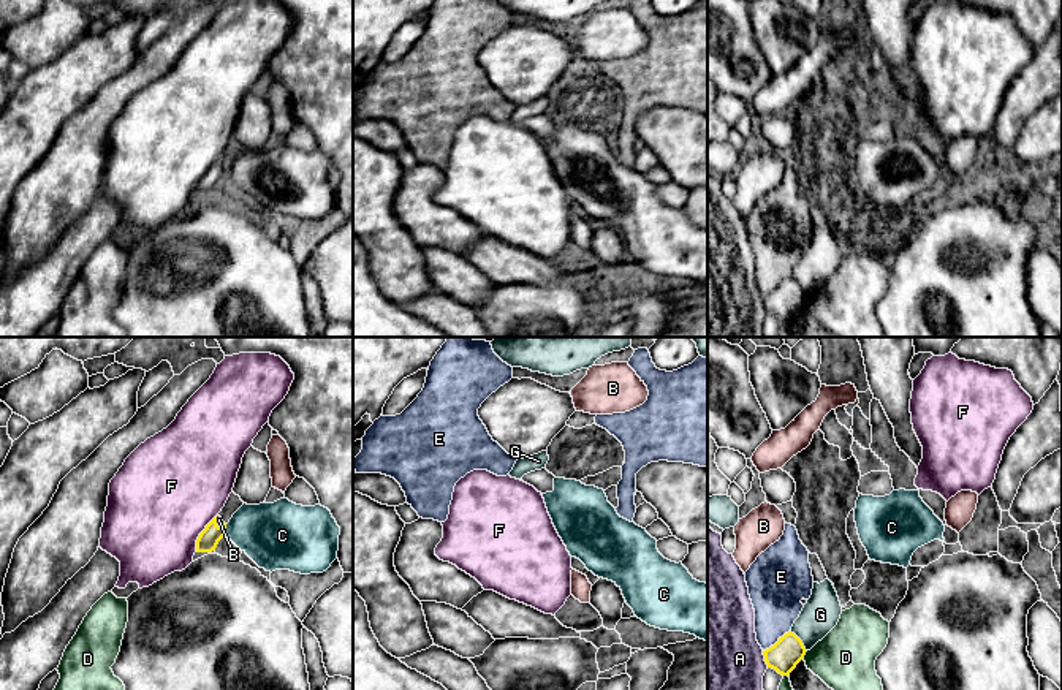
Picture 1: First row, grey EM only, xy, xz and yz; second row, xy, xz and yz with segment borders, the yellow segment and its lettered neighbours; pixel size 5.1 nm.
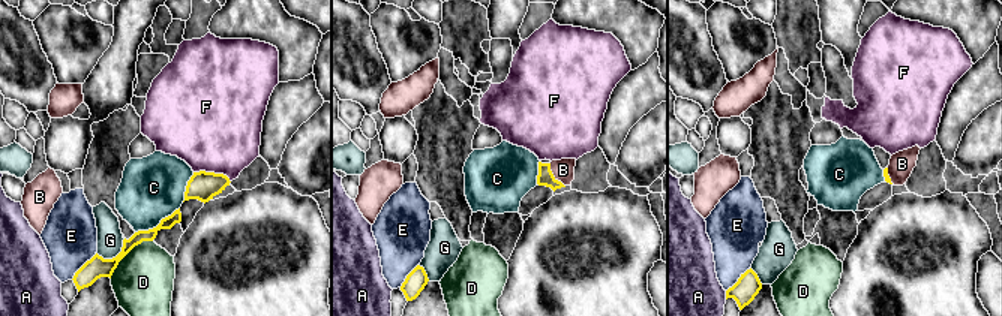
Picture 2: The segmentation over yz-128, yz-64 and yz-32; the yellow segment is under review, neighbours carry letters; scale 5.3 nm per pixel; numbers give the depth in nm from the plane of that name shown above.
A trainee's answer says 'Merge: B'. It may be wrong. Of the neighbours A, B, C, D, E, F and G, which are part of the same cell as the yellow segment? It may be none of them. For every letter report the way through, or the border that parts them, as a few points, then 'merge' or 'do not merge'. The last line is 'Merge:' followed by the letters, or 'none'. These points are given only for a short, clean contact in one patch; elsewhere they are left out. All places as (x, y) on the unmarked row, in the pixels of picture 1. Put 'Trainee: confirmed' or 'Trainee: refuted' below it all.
A: do not merge
B: across xy (208, 185), (216, 168), (219, 165) | merge
C: do not merge
D: do not merge
E: do not merge
F: along xy (216, 160), (200, 179), (195, 197) | do not merge
G: do not merge
Merge: B
Trainee: confirmed

